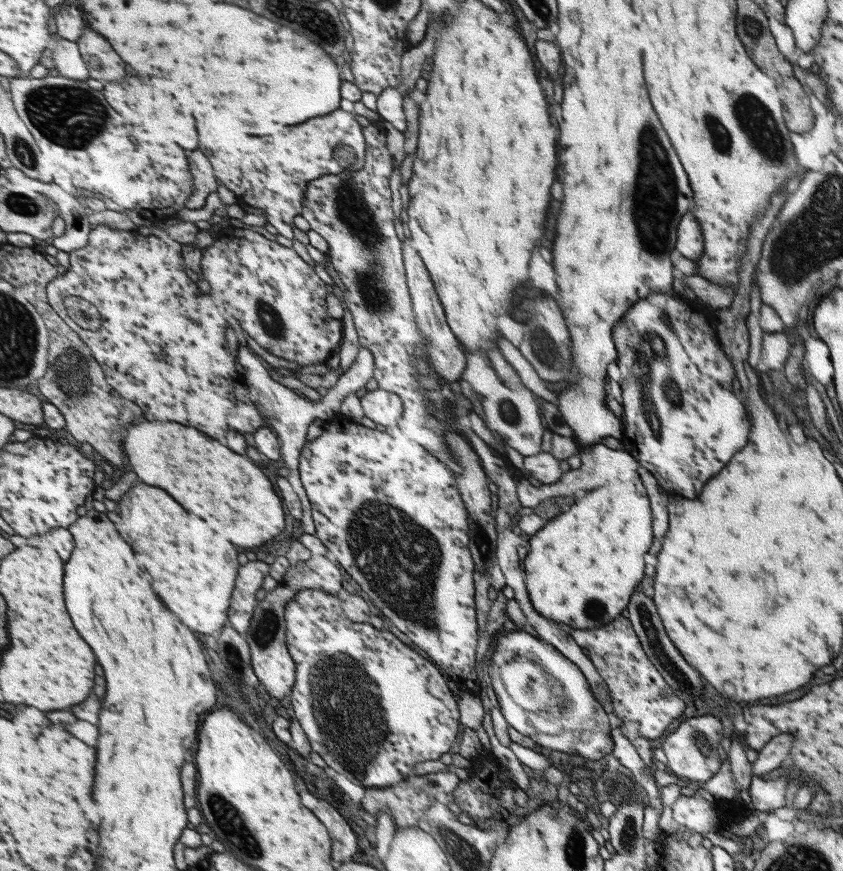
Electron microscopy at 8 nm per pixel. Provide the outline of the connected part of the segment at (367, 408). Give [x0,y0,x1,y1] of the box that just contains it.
[360,387,403,427]

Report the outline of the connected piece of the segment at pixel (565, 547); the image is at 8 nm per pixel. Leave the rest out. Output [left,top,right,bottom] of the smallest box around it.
[524,474,652,628]

